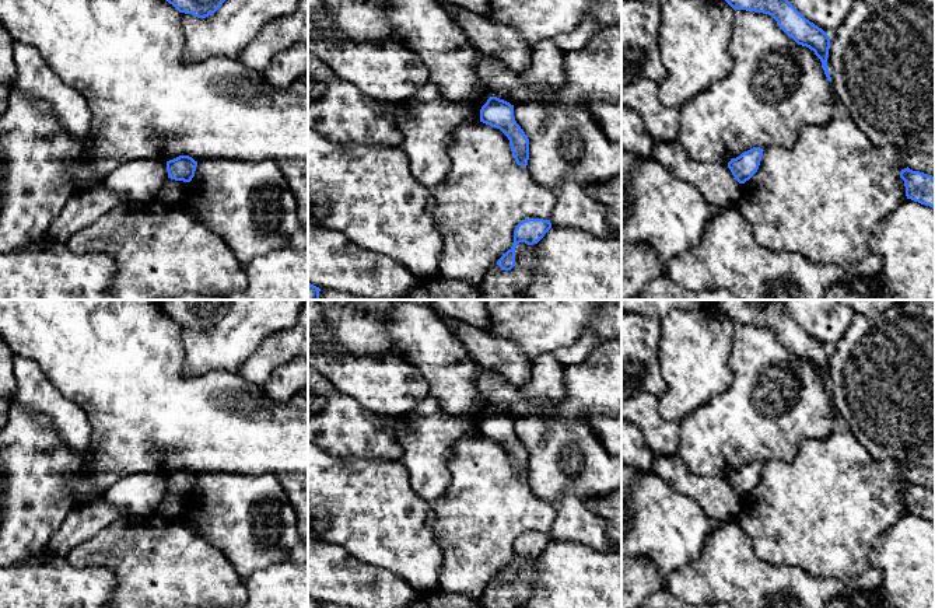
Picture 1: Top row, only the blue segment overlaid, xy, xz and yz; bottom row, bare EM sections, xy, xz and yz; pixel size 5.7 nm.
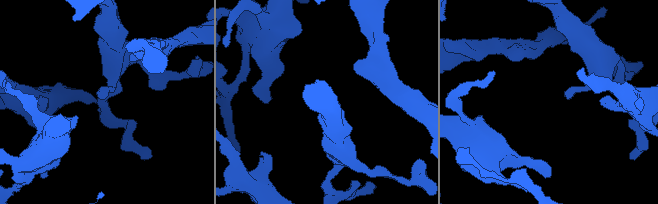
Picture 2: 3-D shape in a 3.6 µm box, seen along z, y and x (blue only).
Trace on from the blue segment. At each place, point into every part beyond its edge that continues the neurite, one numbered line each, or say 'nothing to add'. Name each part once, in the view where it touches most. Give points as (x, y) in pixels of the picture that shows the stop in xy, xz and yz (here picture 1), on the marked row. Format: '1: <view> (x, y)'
nothing to add

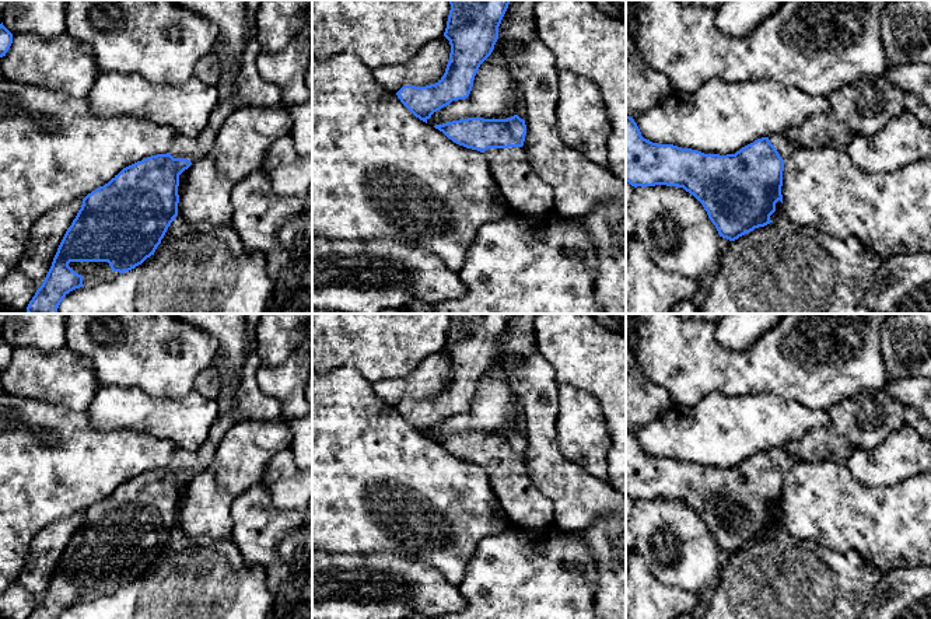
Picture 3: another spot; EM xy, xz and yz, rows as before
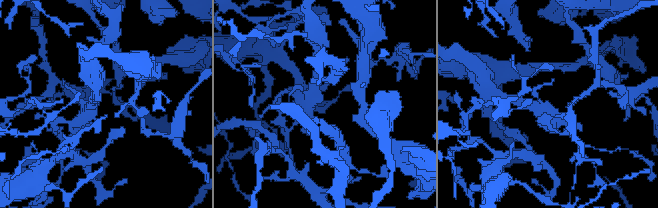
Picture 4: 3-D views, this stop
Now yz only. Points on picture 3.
1: yz (784, 147)

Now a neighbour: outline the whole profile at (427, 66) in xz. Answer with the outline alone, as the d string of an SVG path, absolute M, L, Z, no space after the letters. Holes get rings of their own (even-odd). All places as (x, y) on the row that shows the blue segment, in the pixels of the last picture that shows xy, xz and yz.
M442 35L426 43L409 62L379 66L372 70L372 74L378 83L395 94L403 85L426 87L441 80L449 53L449 41Z

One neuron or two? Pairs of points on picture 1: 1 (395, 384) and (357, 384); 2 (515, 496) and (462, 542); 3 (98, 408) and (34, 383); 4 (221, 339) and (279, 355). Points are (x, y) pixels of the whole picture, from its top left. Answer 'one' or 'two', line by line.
1: one
2: one
3: two
4: two

